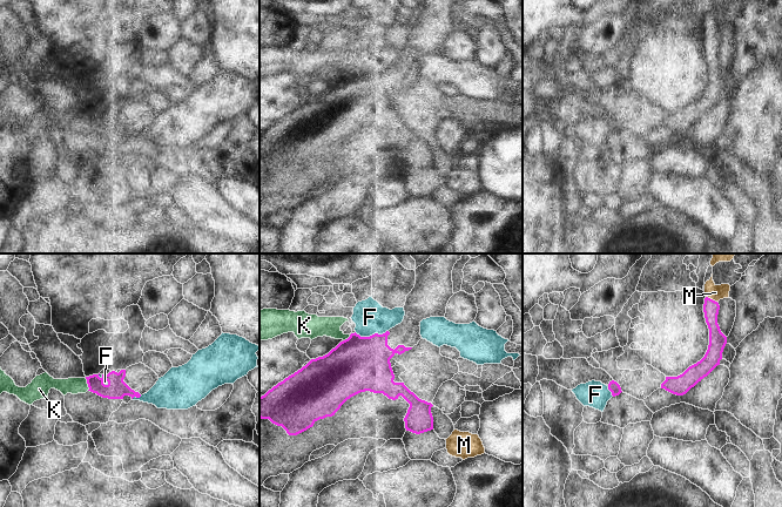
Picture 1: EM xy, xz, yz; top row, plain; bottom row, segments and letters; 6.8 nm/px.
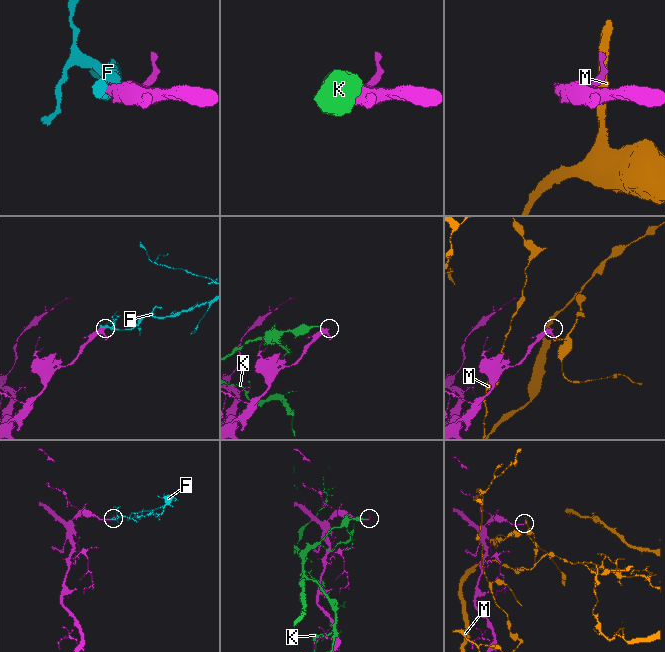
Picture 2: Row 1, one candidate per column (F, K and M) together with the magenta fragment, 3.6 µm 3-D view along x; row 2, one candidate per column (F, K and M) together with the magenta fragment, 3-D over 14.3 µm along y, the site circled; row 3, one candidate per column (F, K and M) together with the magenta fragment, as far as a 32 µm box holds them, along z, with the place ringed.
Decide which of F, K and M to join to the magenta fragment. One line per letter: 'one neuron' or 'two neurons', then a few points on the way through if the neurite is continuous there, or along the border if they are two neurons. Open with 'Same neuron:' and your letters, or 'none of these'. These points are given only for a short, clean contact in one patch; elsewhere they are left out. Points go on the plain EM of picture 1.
Same neuron: none of these
F: two neurons
K: two neurons; border xy (85, 115), (88, 127)
M: two neurons

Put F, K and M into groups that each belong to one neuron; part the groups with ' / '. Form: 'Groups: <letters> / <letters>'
Groups: F K / M

